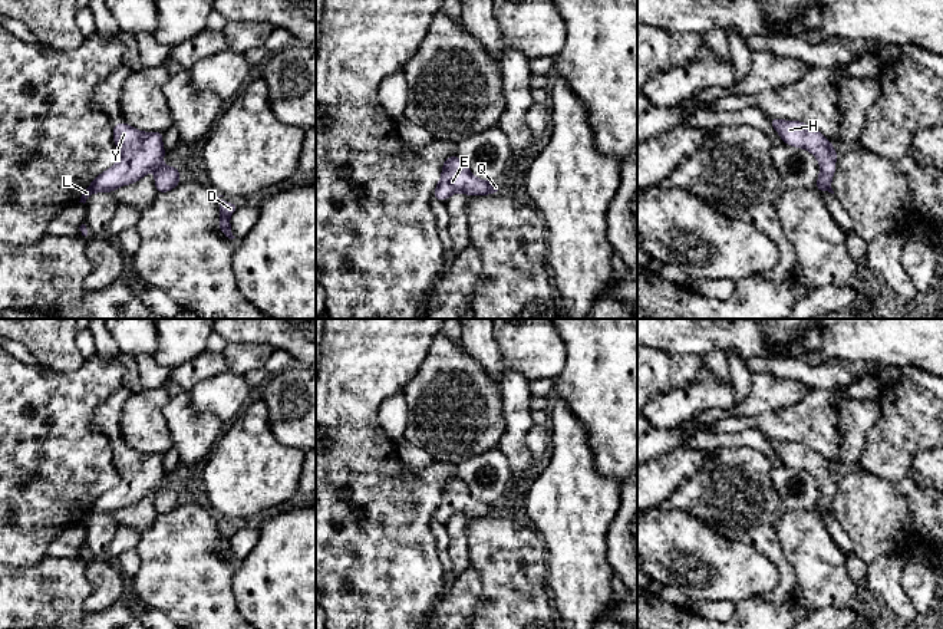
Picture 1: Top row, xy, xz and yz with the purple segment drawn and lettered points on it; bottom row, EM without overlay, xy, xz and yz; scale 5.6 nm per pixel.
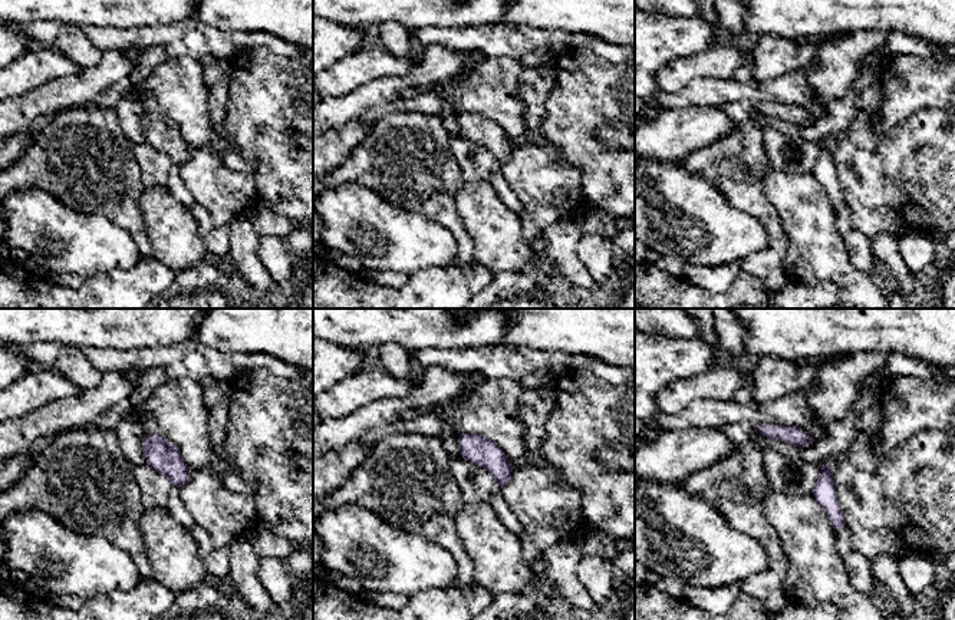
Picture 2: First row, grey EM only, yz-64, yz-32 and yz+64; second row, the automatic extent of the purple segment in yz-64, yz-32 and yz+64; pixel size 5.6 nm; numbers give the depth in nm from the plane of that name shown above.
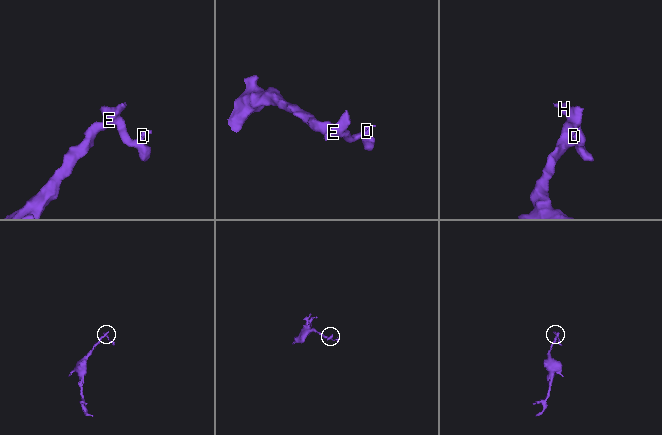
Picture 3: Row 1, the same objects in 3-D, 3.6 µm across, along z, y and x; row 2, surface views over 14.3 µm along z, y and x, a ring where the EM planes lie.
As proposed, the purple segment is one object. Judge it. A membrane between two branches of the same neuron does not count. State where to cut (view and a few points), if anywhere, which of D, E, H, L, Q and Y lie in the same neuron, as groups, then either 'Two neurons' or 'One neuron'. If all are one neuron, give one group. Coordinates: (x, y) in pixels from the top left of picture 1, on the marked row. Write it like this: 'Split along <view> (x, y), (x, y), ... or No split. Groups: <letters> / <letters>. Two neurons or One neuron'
No split. Groups: D E H L Q Y. One neuron

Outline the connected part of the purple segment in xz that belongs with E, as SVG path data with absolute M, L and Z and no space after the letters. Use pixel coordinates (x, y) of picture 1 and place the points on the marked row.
M449 157L444 162L441 180L433 191L433 197L445 202L455 192L464 192L469 197L495 194L499 190L498 182L478 180L461 158Z

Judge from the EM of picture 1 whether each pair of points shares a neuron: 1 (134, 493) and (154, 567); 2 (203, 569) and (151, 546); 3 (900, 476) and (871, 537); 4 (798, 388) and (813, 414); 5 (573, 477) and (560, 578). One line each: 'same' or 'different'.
1: different
2: same
3: different
4: different
5: same

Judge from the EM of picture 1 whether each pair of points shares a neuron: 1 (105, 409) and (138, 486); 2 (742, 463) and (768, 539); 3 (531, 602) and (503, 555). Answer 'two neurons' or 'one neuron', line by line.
1: one neuron
2: one neuron
3: one neuron

